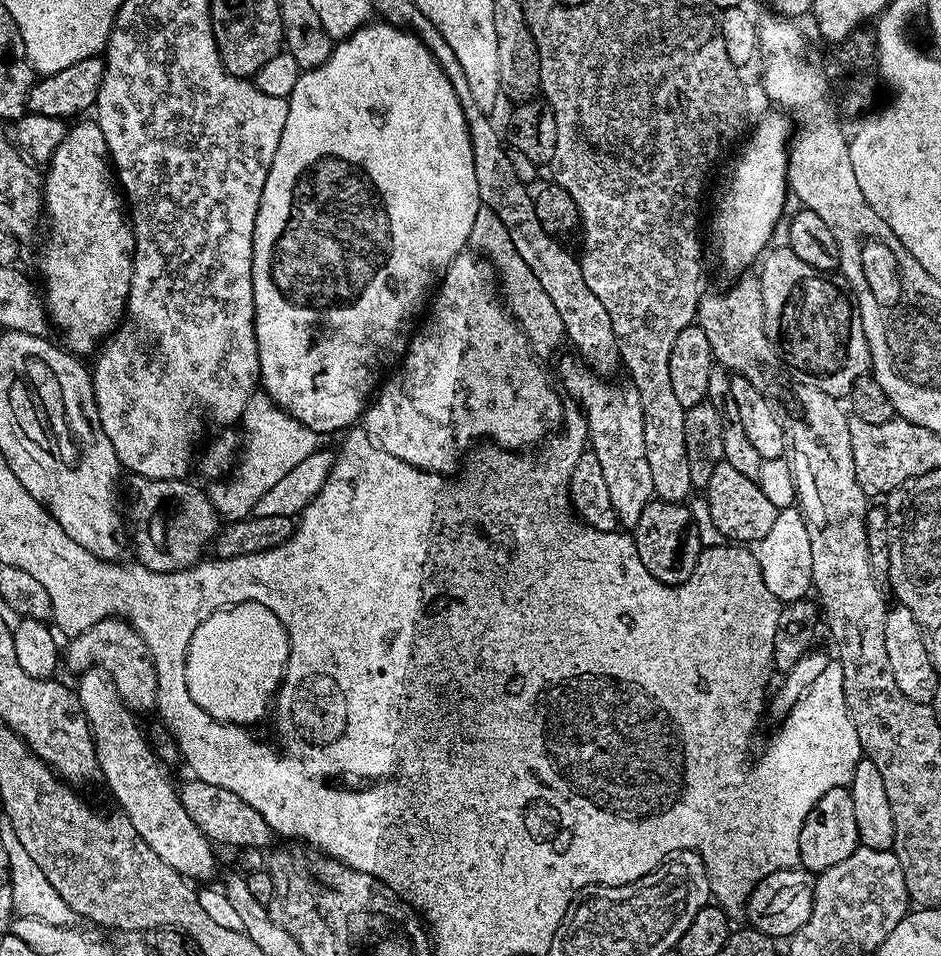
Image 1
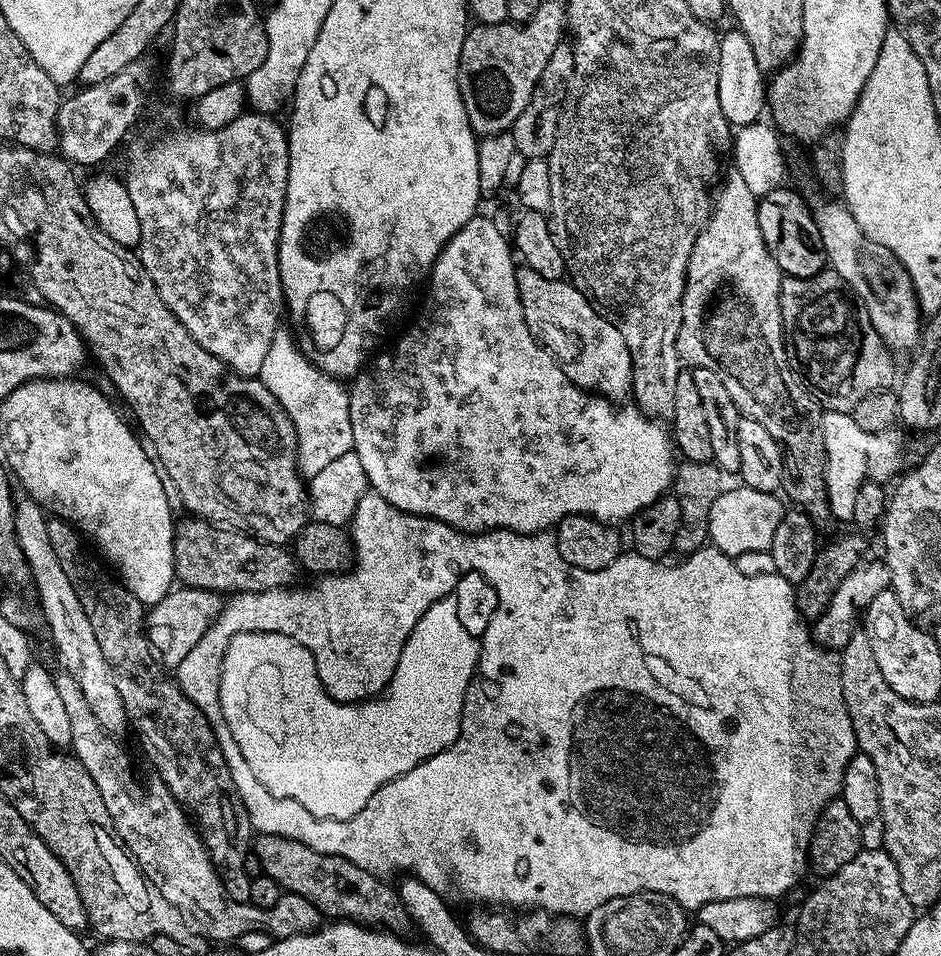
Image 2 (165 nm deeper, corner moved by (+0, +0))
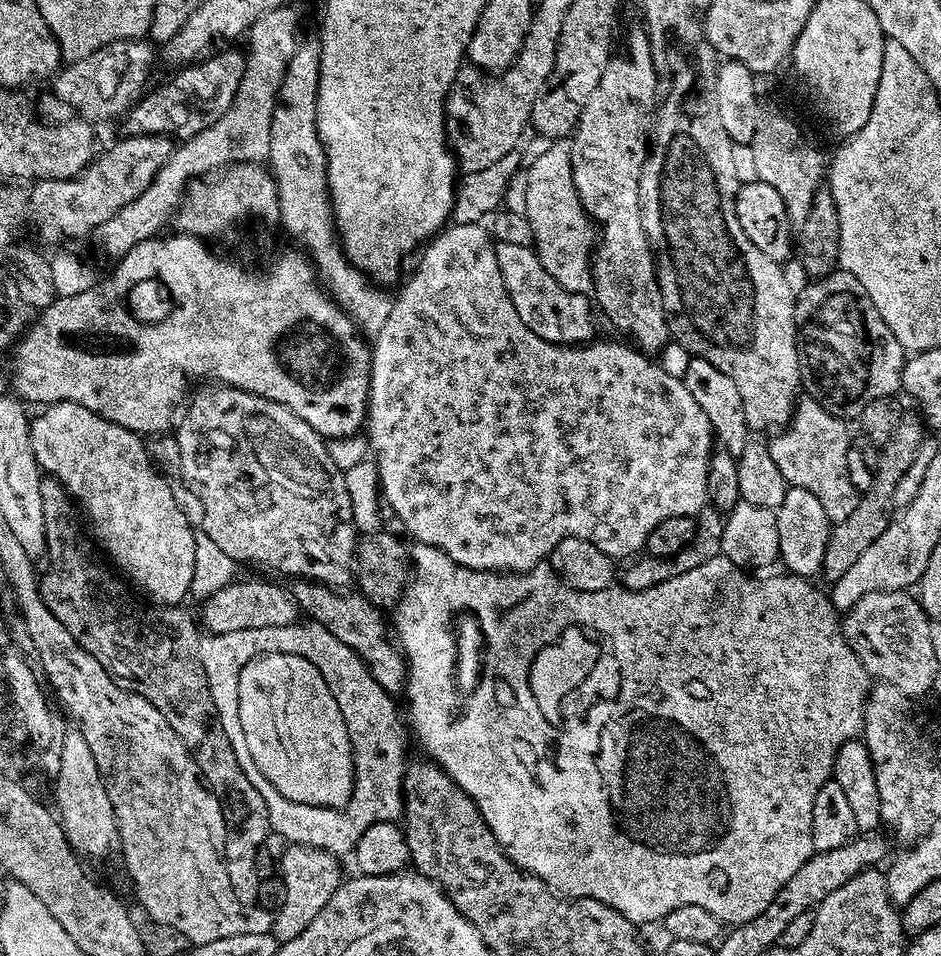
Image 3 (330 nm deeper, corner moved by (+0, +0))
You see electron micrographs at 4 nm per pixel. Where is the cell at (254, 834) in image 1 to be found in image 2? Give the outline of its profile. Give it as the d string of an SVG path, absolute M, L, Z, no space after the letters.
M257 835L254 840L254 860L261 864L263 875L274 878L285 893L293 892L296 898L310 902L325 917L340 922L365 926L379 926L383 931L404 934L410 928L408 911L402 906L402 898L381 877L362 866L354 866L346 858L338 858L335 852L310 850L302 842L281 836Z

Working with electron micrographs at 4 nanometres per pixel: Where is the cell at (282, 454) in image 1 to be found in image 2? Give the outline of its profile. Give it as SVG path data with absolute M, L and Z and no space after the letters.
M281 324L274 332L274 339L270 342L269 353L262 361L262 368L259 370L259 379L266 390L273 394L275 400L286 410L296 434L296 458L297 468L303 479L309 480L325 469L329 463L352 451L353 426L350 423L349 410L349 389L337 377L326 375L319 367L304 355L295 335L292 336L291 327Z

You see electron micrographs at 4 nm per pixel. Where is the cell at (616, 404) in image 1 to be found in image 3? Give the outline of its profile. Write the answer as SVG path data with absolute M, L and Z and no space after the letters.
M495 245L496 266L500 274L500 283L503 284L512 309L518 318L538 338L551 344L565 346L579 346L587 344L592 336L592 312L587 295L580 292L567 292L547 270L540 265L540 260L534 255L531 247L522 245Z

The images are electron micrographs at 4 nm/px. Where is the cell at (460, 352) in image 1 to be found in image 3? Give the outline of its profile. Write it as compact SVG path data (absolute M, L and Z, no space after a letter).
M453 223L445 227L427 241L419 256L420 265L416 273L405 282L396 301L391 301L384 323L375 329L372 369L366 372L366 441L371 459L376 463L379 491L383 503L392 507L393 514L404 523L413 541L442 550L455 564L470 569L472 573L515 574L526 572L551 557L554 546L558 546L562 538L590 542L590 546L613 558L632 558L643 549L650 530L654 530L658 522L664 522L666 518L699 516L708 498L706 478L714 437L706 414L702 414L698 402L690 398L690 390L686 390L681 377L666 374L659 363L652 361L651 364L648 361L651 359L627 343L589 342L565 346L538 338L538 334L531 332L512 309L508 294L500 283L493 241L480 224Z

